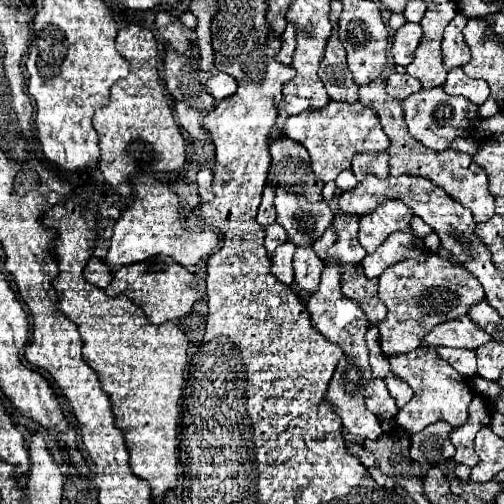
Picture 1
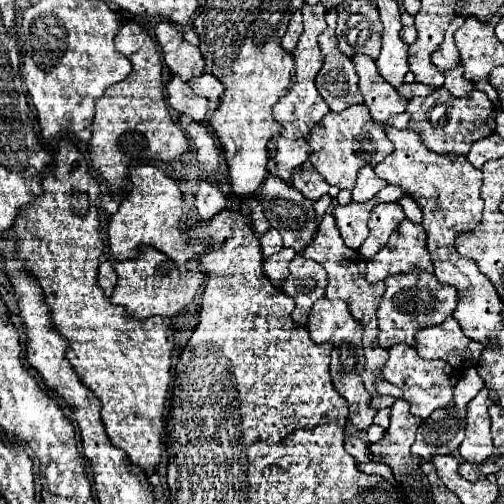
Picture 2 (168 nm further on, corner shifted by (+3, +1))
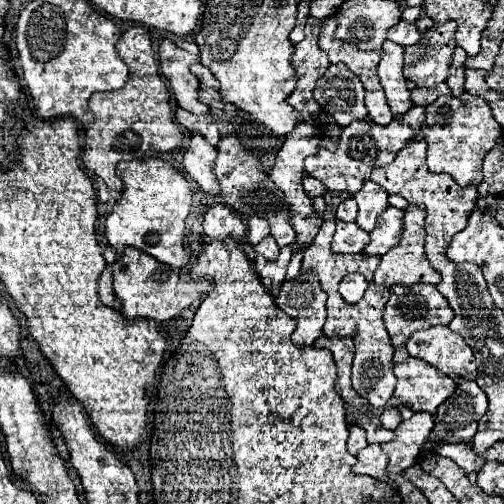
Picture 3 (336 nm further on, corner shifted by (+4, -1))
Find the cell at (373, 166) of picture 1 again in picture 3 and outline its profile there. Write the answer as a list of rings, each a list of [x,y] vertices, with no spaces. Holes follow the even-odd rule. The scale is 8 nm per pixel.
[[[367,181],[361,191],[355,193],[357,205],[359,205],[359,215],[357,215],[357,225],[371,233],[375,229],[377,217],[387,209],[387,193],[373,181]]]

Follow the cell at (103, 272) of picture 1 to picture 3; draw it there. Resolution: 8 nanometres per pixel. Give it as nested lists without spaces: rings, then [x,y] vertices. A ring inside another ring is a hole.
[[[107,267],[101,277],[99,277],[99,297],[101,301],[107,305],[107,307],[113,307],[113,309],[121,309],[121,301],[115,297],[113,293],[113,275],[111,275],[111,269]]]

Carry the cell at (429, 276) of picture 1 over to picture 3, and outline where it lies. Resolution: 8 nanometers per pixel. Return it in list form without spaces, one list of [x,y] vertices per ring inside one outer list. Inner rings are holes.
[[[411,285],[411,287],[391,287],[391,299],[387,301],[383,321],[385,329],[391,337],[393,347],[401,347],[409,341],[413,331],[429,329],[433,325],[449,325],[453,319],[453,311],[447,303],[447,299],[437,291],[437,287],[431,285]]]

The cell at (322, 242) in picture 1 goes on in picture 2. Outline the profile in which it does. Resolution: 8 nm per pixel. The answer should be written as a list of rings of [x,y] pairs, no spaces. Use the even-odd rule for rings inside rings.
[[[326,213],[322,217],[322,223],[320,223],[320,229],[316,233],[316,237],[312,239],[312,243],[308,245],[308,249],[304,249],[302,253],[304,257],[308,259],[314,259],[318,261],[326,273],[328,273],[328,287],[326,287],[326,297],[328,299],[342,299],[348,303],[350,307],[350,313],[358,319],[358,323],[364,327],[364,357],[366,357],[366,371],[364,371],[364,385],[366,389],[372,393],[376,393],[374,389],[374,377],[372,373],[380,373],[386,359],[388,359],[388,353],[384,349],[380,349],[378,345],[378,323],[376,323],[376,309],[378,309],[378,301],[384,293],[384,285],[382,283],[368,283],[366,277],[364,277],[364,269],[366,269],[366,259],[360,257],[358,251],[354,249],[348,249],[338,233],[338,227],[336,227],[336,219],[332,213]]]

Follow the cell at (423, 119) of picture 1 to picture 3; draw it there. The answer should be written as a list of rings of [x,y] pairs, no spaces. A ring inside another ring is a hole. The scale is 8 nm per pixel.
[[[463,93],[459,97],[437,99],[425,111],[427,119],[421,131],[427,141],[427,169],[451,175],[459,187],[479,185],[483,181],[483,159],[503,133],[499,123],[495,123],[487,101],[483,97]]]

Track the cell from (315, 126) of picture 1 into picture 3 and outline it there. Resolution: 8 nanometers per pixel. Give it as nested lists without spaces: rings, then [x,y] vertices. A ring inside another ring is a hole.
[[[417,105],[411,107],[411,111],[403,115],[403,119],[393,119],[387,127],[381,127],[371,121],[355,121],[351,123],[351,127],[341,129],[339,145],[323,137],[317,155],[305,159],[305,171],[307,175],[319,179],[329,191],[357,193],[363,187],[363,181],[371,177],[371,171],[389,165],[397,157],[397,153],[405,147],[405,143],[411,139],[411,135],[415,135],[415,131],[421,131],[423,123],[425,123],[425,109]]]

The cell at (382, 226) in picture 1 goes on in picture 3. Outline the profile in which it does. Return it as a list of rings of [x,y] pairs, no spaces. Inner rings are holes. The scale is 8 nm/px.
[[[387,207],[383,215],[379,215],[379,223],[375,231],[371,231],[371,243],[365,247],[367,255],[385,255],[391,247],[395,247],[403,233],[403,211],[395,207]]]

